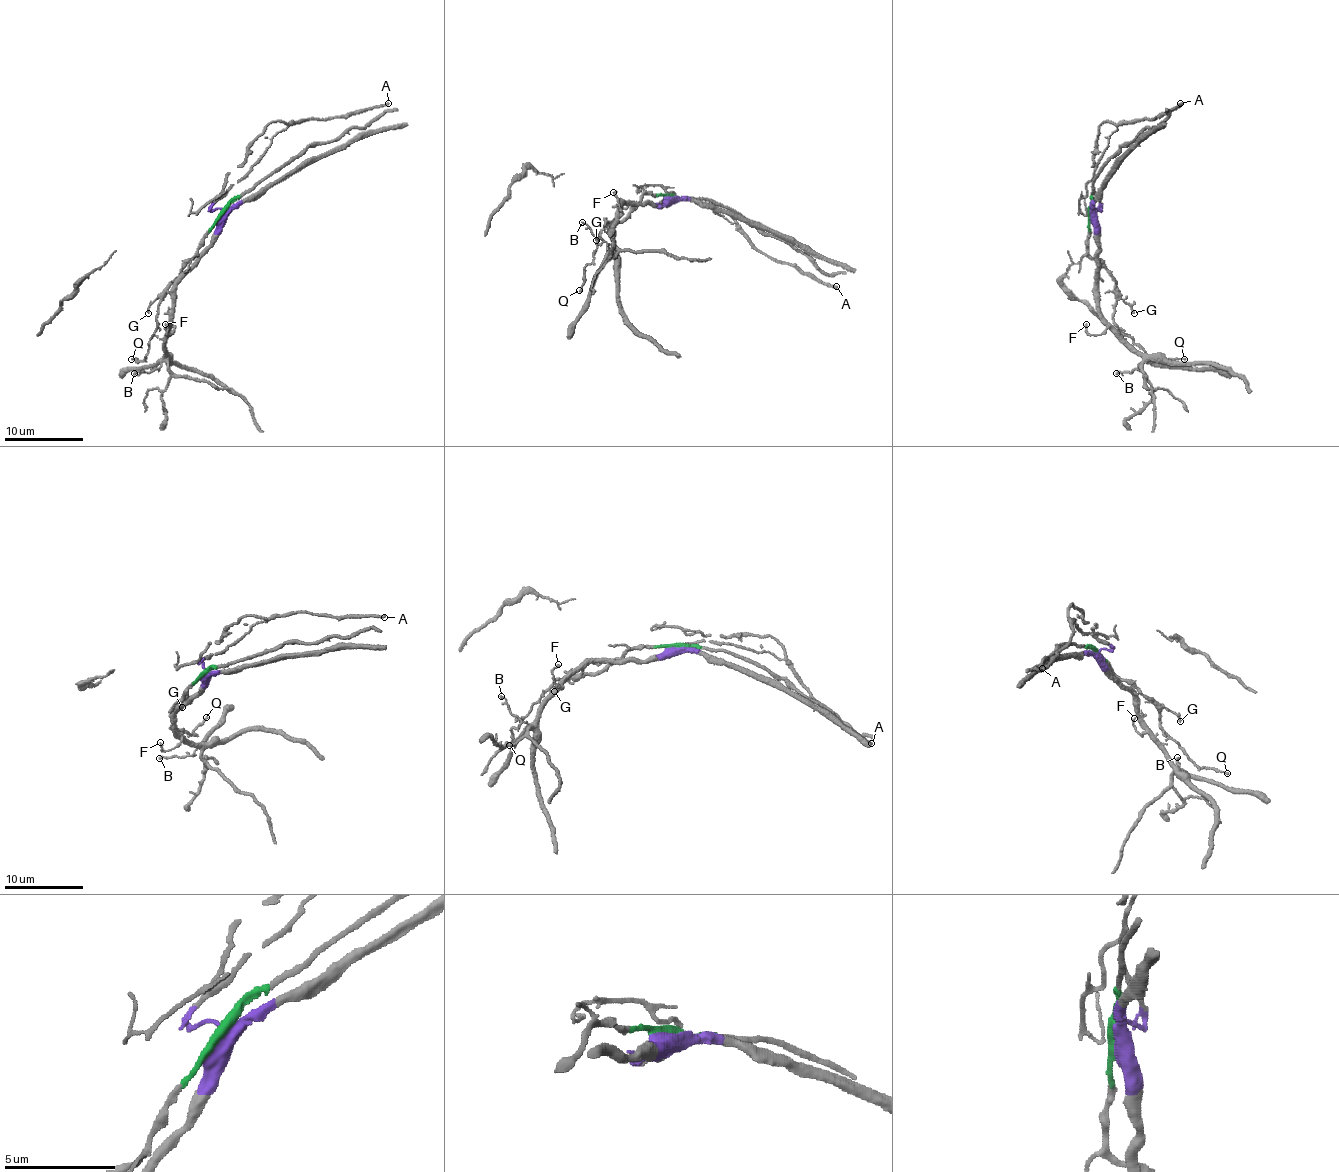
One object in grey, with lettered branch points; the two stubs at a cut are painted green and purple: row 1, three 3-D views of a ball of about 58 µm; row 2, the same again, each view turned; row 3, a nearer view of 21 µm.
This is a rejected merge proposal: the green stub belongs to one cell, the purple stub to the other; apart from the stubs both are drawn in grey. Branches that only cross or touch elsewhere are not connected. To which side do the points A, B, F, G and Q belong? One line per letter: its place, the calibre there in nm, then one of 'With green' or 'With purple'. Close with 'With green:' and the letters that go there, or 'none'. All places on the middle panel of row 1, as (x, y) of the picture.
A: Place: (836, 286). Thickness 190 nm. With purple
B: Place: (582, 222). Thickness 100 nm. With purple
F: Place: (613, 192). Thickness 130 nm. With purple
G: Place: (596, 240). Thickness 90 nm. With green
Q: Place: (579, 290). Thickness 130 nm. With green
With green: G, Q

